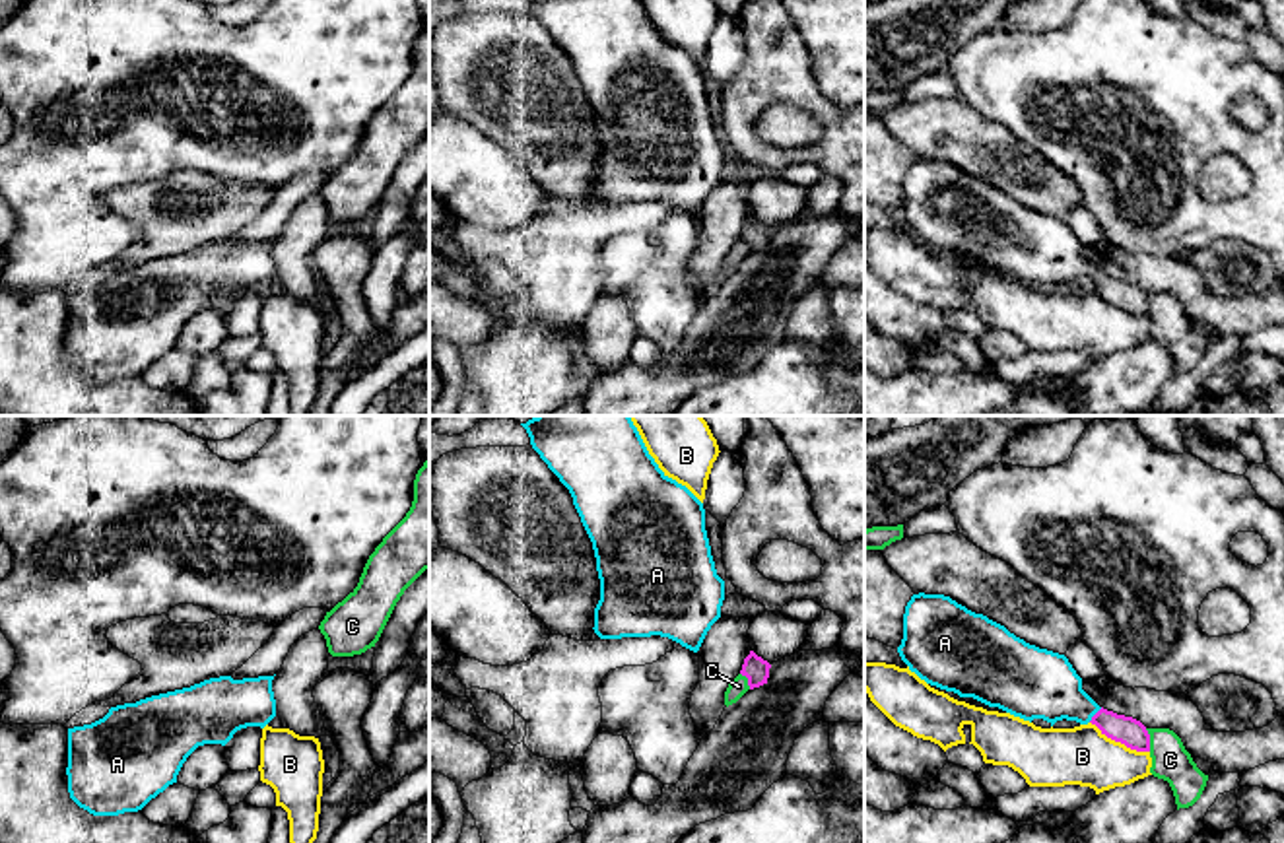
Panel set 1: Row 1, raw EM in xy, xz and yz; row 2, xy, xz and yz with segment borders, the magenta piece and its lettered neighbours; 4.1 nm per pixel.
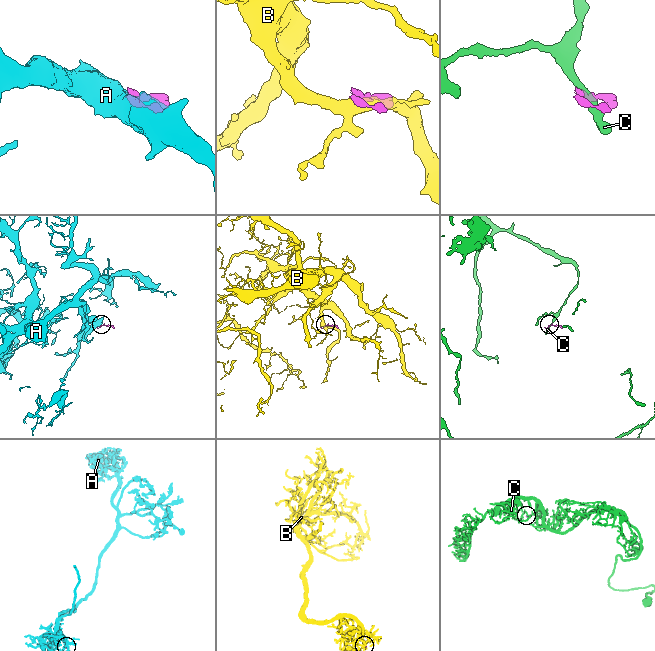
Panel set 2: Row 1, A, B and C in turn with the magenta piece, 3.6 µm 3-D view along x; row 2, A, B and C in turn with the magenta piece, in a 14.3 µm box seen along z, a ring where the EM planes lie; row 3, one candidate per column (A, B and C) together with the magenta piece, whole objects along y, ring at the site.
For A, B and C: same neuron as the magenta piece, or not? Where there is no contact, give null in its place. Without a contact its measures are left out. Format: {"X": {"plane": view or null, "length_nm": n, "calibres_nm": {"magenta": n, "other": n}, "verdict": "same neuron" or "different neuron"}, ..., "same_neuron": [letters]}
{"A": {"plane": "yz", "length_nm": 90, "calibres_nm": {"magenta": 120, "other": 280}, "verdict": "same neuron"}, "B": {"plane": "yz", "length_nm": 280, "calibres_nm": {"magenta": 120, "other": 240}, "verdict": "different neuron"}, "C": {"plane": "yz", "length_nm": 100, "calibres_nm": {"magenta": 120, "other": 160}, "verdict": "different neuron"}, "same_neuron": ["A"]}

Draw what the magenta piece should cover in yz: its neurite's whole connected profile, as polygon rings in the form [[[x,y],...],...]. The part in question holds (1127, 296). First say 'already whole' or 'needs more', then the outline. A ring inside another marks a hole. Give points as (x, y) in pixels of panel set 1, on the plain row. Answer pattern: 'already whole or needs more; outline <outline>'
needs more; outline [[[913,159],[903,179],[901,225],[921,245],[960,262],[973,262],[1024,286],[1043,284],[1096,289],[1107,303],[1136,317],[1150,317],[1146,291],[1125,280],[1099,272],[1084,254],[1064,219],[1039,214],[1010,198],[1004,190],[975,179],[944,159]]]

